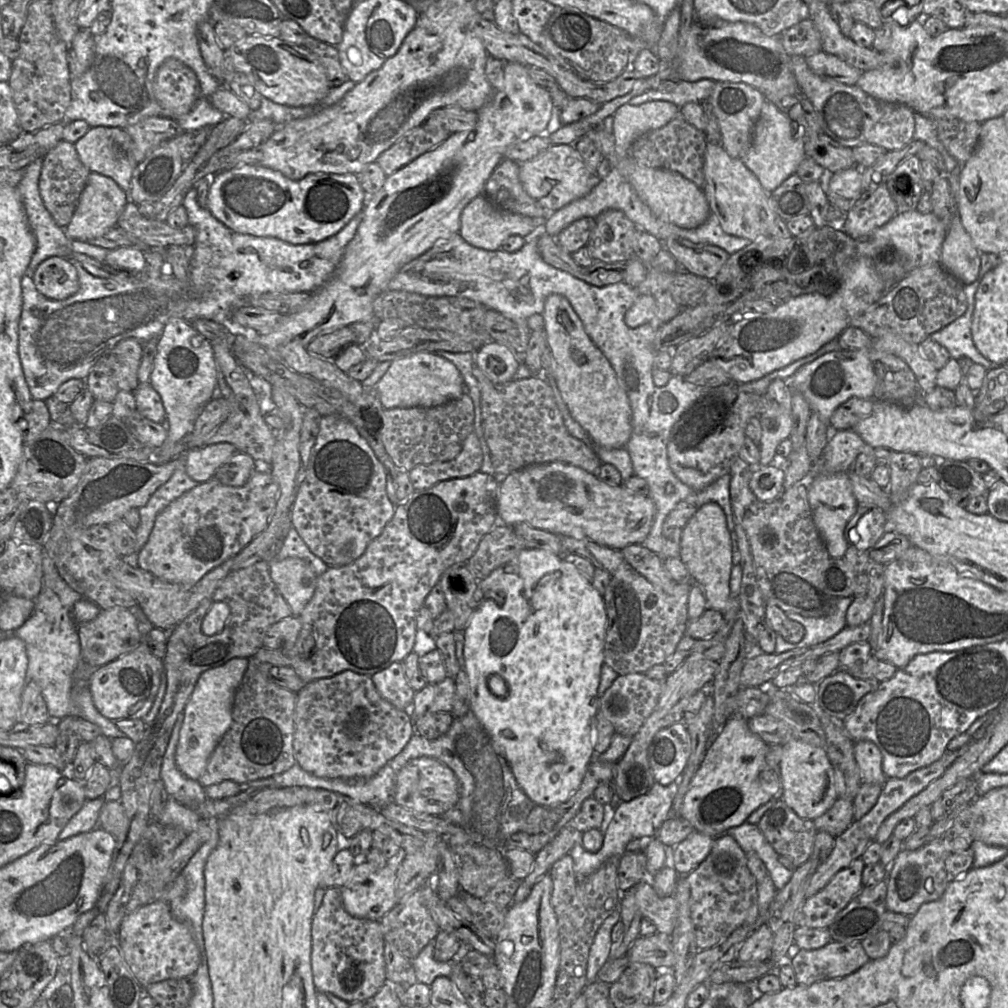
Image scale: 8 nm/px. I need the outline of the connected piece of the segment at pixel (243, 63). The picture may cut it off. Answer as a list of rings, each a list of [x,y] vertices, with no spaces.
[[[246,35],[225,52],[233,69],[244,73],[259,93],[274,103],[290,107],[313,105],[330,89],[323,66],[303,45],[291,44],[279,37]]]

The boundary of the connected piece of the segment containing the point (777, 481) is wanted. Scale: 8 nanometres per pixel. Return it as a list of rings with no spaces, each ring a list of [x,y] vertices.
[[[772,466],[757,467],[749,480],[749,487],[761,502],[772,501],[783,491],[785,472]]]

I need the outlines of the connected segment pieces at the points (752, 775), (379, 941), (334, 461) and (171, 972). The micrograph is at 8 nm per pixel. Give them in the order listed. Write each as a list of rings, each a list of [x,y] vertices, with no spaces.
[[[733,715],[712,737],[705,758],[693,776],[685,794],[680,817],[686,819],[695,831],[717,838],[732,827],[743,824],[773,795],[767,790],[770,783],[760,781],[768,746],[748,727],[748,719]]]
[[[326,888],[323,902],[315,912],[312,921],[311,966],[317,991],[334,994],[348,1003],[368,1001],[379,992],[387,980],[384,944],[379,921],[360,919],[350,915],[344,908],[340,888]]]
[[[327,415],[320,418],[319,432],[308,467],[302,473],[303,480],[298,484],[291,508],[291,526],[310,551],[329,567],[351,564],[363,555],[394,515],[396,506],[386,493],[387,469],[349,421],[339,416]]]
[[[156,900],[129,913],[123,919],[115,944],[140,985],[144,988],[167,979],[190,979],[197,971],[202,952],[190,929],[171,913],[169,903]]]

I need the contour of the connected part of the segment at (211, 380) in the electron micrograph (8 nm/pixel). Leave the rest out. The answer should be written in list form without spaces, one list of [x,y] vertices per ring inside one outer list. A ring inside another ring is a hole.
[[[171,318],[159,337],[149,383],[162,399],[168,440],[180,441],[191,432],[204,406],[217,394],[216,363],[211,343],[191,323]]]

